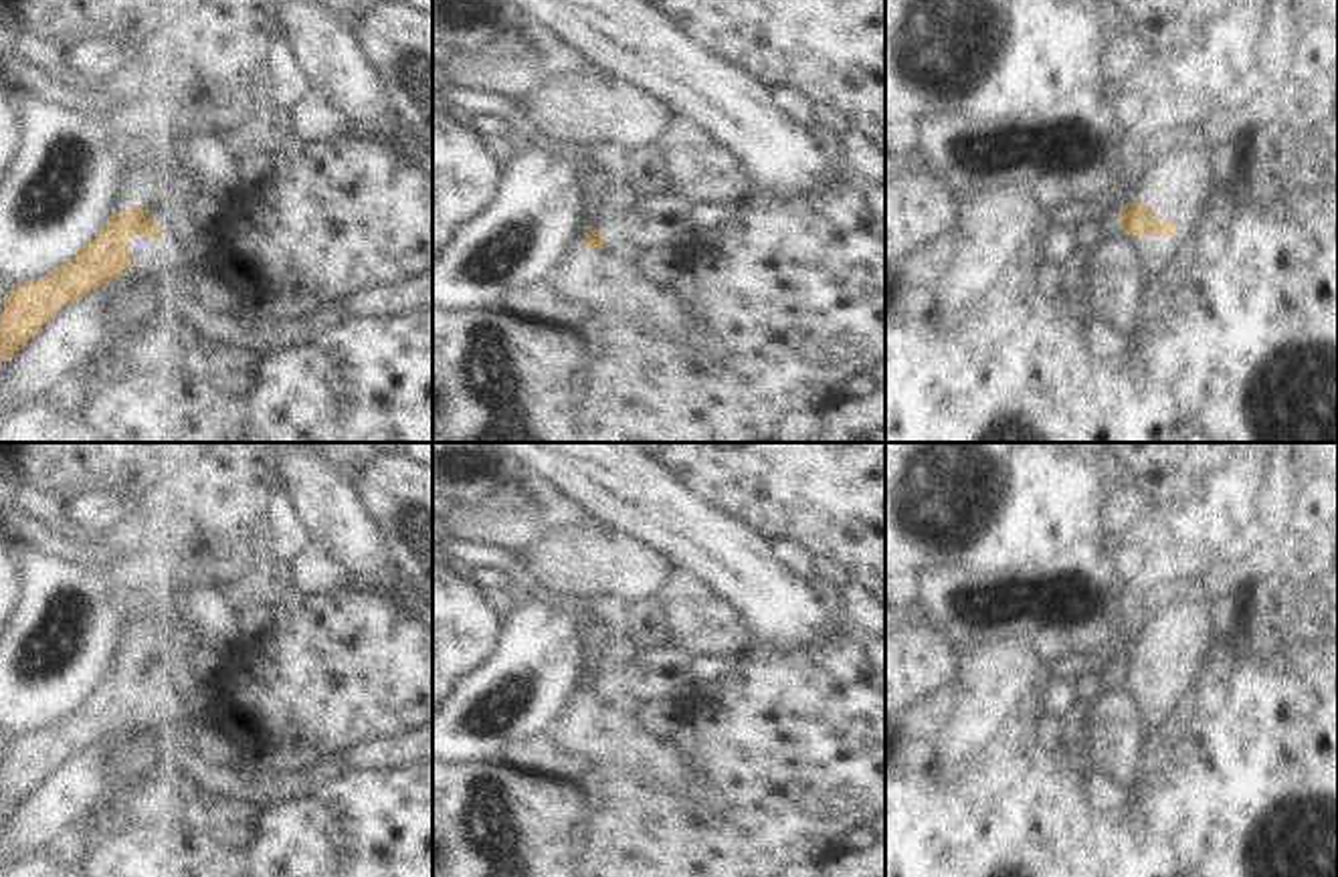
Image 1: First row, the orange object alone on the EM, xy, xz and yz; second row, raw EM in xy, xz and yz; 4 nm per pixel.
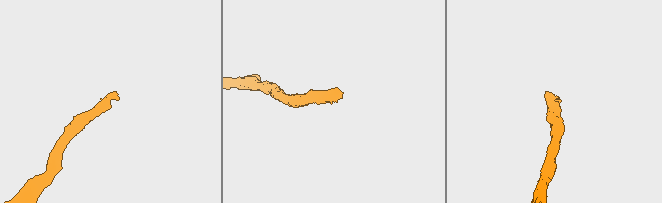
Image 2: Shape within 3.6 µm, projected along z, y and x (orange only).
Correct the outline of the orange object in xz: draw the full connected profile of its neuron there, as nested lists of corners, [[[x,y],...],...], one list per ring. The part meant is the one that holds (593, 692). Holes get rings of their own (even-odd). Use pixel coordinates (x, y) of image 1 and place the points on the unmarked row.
[[[590,681],[548,736],[568,754],[594,758],[620,772],[639,772],[655,786],[699,798],[715,794],[711,776],[685,750],[645,732],[633,711],[602,709],[598,701],[604,695]]]

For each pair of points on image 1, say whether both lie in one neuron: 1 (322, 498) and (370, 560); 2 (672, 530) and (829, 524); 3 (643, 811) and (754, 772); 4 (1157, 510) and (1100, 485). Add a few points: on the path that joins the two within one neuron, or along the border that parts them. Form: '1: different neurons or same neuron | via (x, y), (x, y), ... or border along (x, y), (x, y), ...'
1: same neuron | via (334, 514), (356, 544)
2: different neurons | border along (710, 504), (760, 530), (771, 542)
3: same neuron | via (672, 811), (718, 809), (726, 801)
4: different neurons | border along (1130, 510), (1138, 534)

